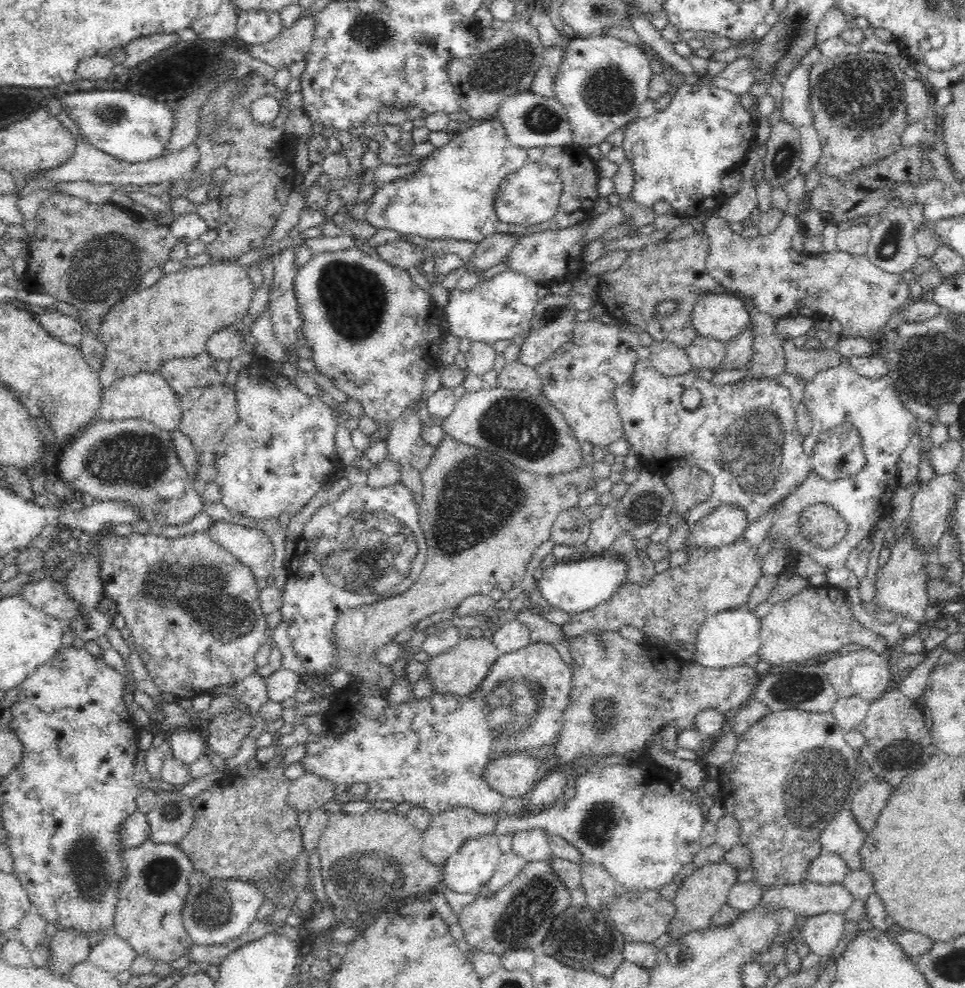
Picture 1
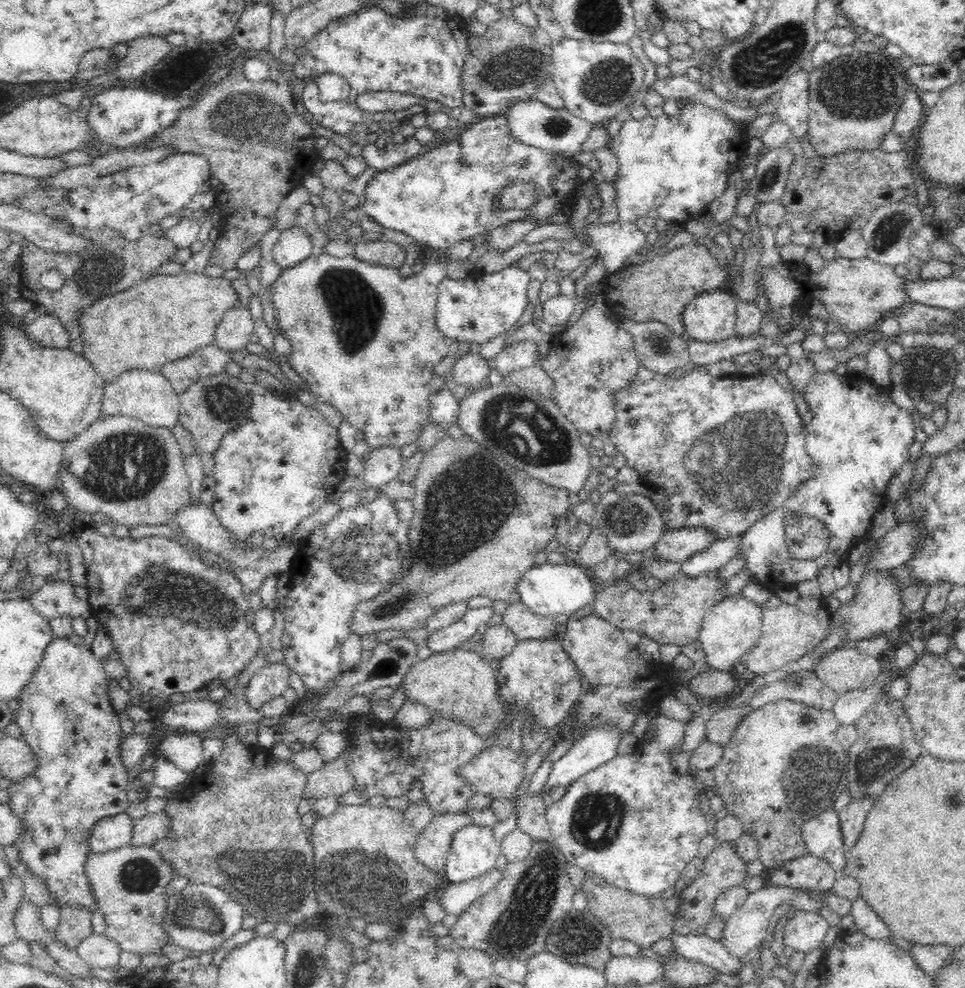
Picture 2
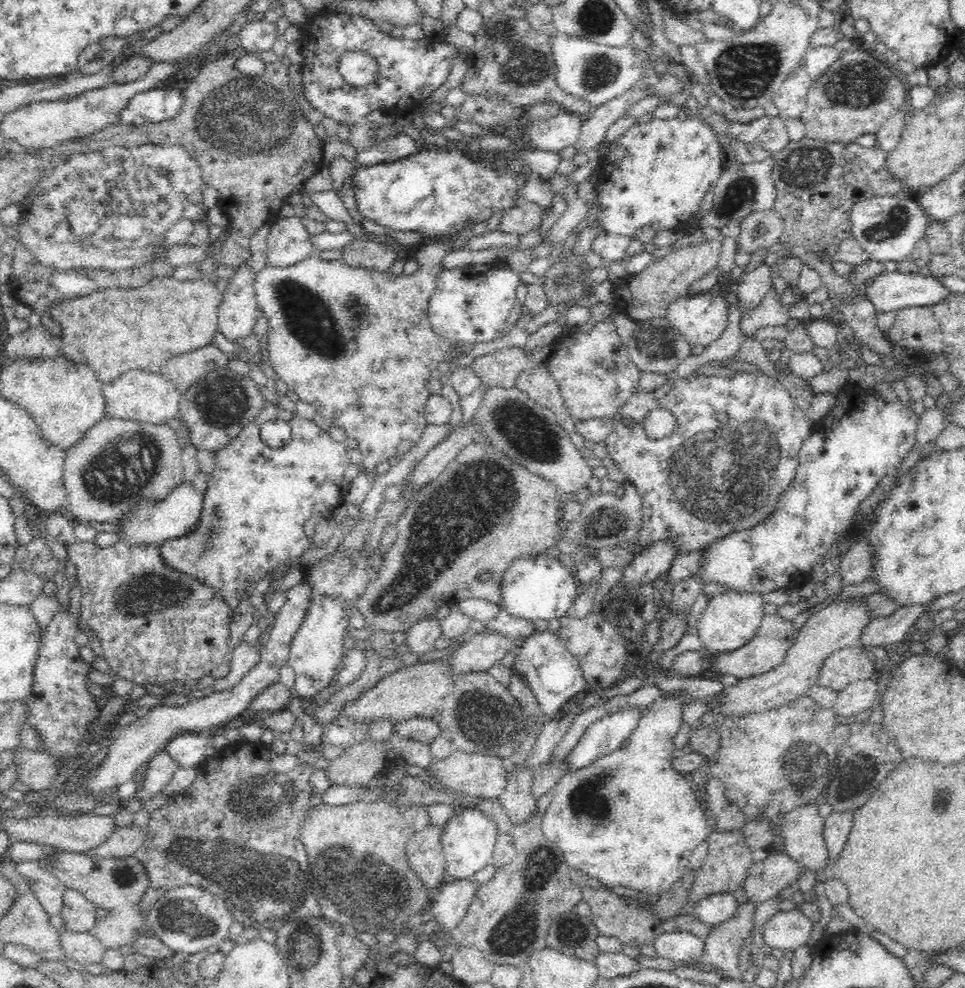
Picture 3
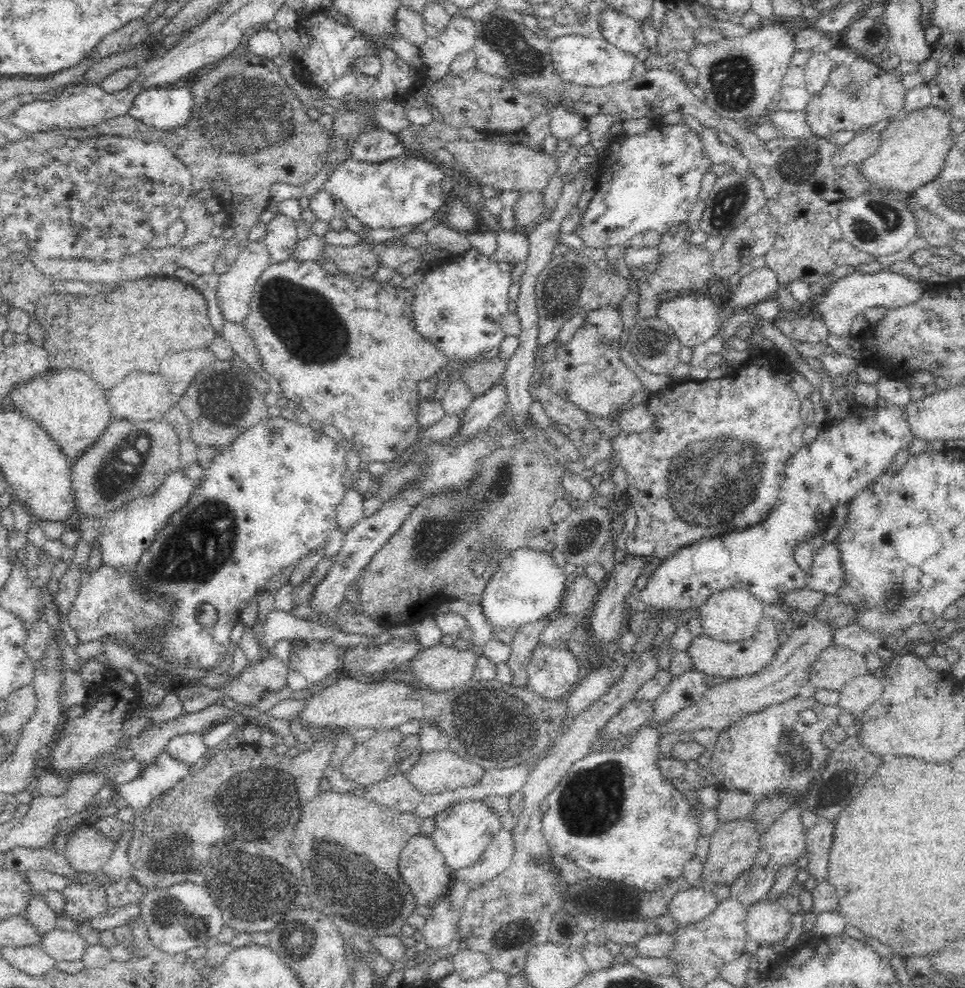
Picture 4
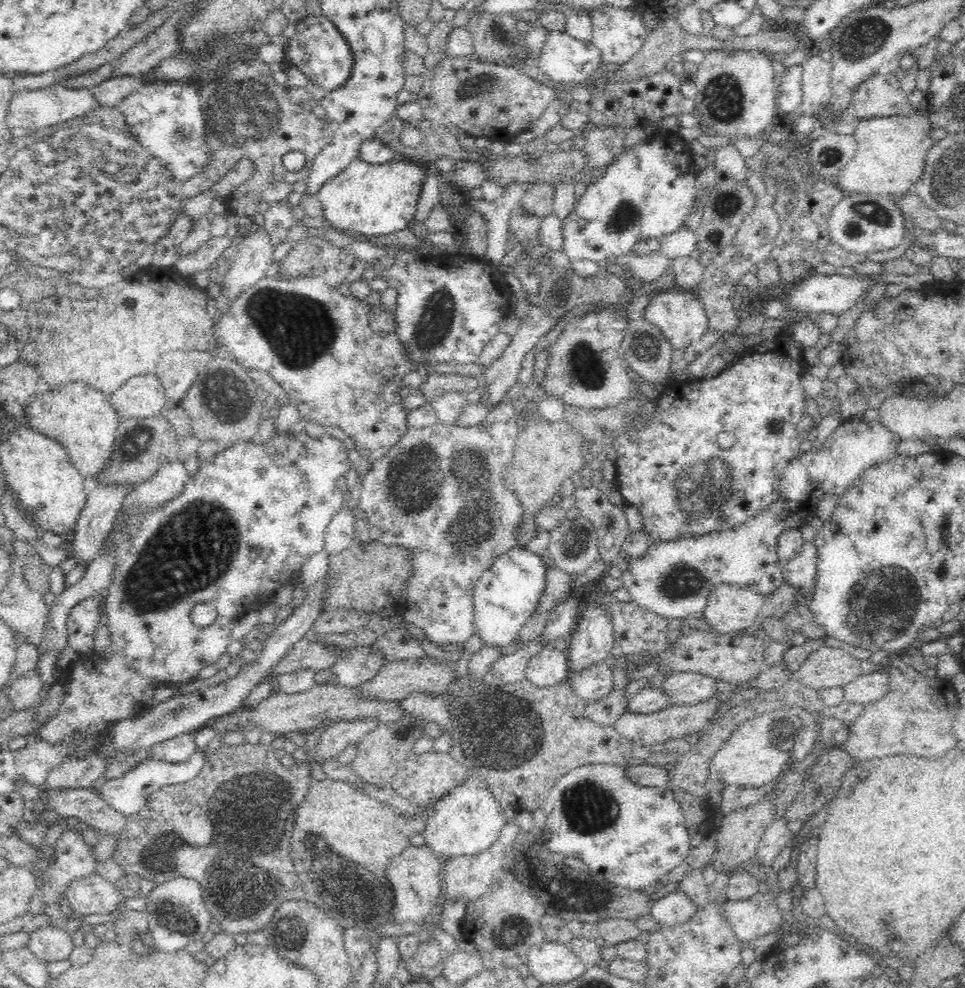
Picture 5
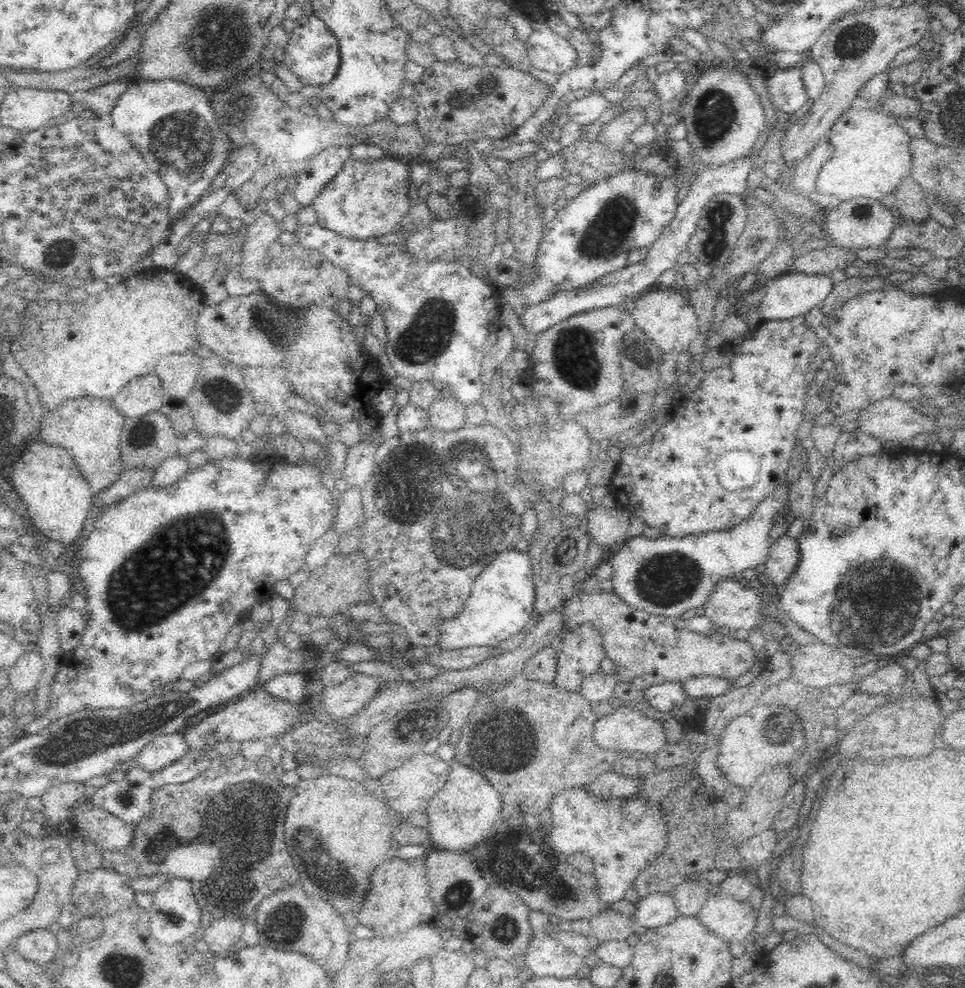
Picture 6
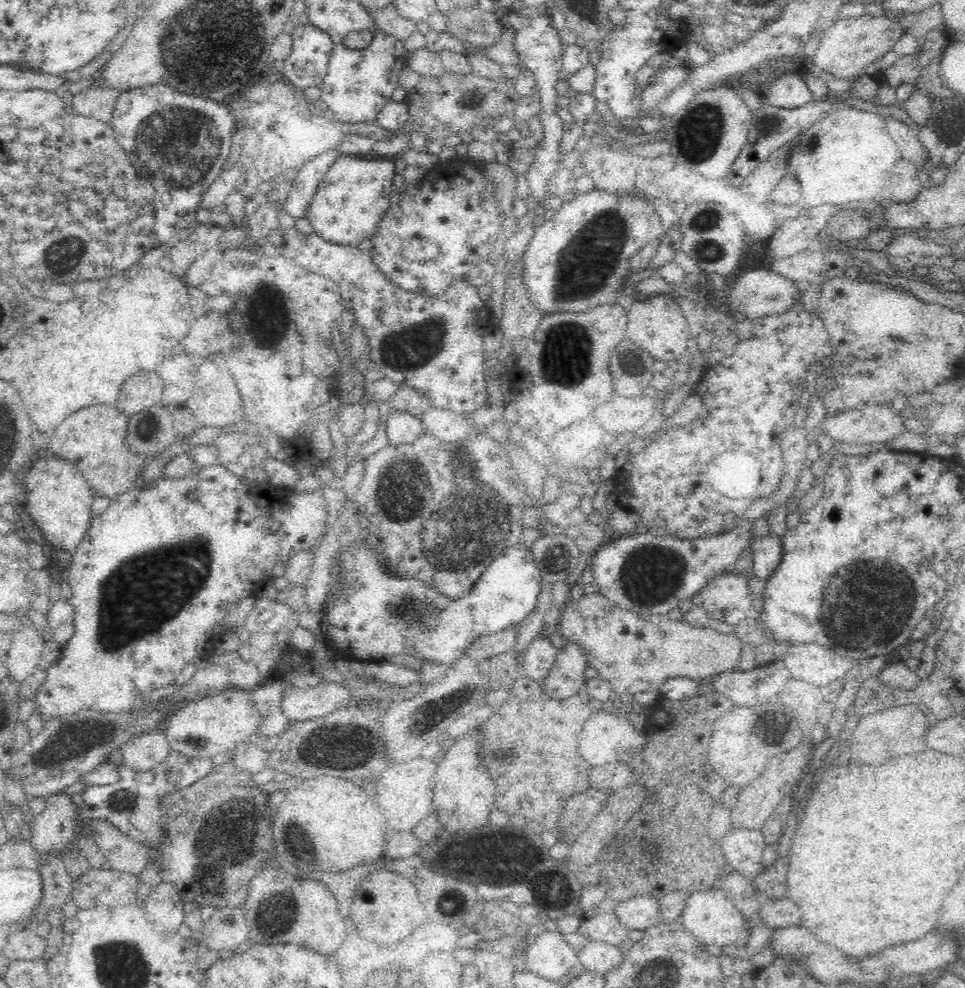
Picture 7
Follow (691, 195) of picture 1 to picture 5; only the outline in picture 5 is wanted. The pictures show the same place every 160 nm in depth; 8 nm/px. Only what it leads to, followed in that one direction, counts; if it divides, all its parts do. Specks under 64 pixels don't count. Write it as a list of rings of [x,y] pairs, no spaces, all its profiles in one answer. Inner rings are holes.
[[[658,130],[632,148],[624,148],[607,165],[603,176],[596,182],[589,183],[571,213],[563,220],[564,244],[561,251],[566,254],[568,261],[592,260],[603,265],[608,262],[608,258],[616,259],[632,253],[634,245],[640,240],[662,239],[680,230],[696,198],[694,180],[698,173],[692,164],[692,156],[688,143],[680,135],[666,130]]]

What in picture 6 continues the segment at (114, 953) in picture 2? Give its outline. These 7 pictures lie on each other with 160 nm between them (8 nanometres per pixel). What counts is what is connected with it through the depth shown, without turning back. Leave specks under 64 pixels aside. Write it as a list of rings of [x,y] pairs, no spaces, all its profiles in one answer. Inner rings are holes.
[[[54,928],[41,929],[30,932],[26,936],[20,936],[16,940],[16,952],[20,952],[26,960],[32,960],[40,964],[52,962],[54,954],[63,954],[58,952],[58,942],[56,936],[52,934]]]

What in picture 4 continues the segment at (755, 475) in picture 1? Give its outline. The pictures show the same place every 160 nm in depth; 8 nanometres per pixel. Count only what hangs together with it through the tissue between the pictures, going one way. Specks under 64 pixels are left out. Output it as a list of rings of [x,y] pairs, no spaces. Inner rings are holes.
[[[768,351],[760,354],[751,352],[751,357],[744,365],[731,368],[730,372],[721,378],[686,380],[685,382],[676,381],[665,389],[651,393],[646,405],[648,405],[648,410],[654,414],[652,428],[640,433],[626,434],[620,432],[613,439],[613,465],[619,464],[626,472],[628,483],[626,492],[630,493],[630,497],[632,497],[633,508],[637,516],[637,524],[626,540],[626,548],[630,556],[642,558],[653,556],[666,560],[666,558],[670,558],[674,554],[674,551],[683,546],[690,546],[700,539],[712,540],[722,534],[725,535],[732,531],[741,531],[753,527],[764,520],[767,514],[770,514],[770,511],[778,503],[782,482],[784,482],[783,478],[786,474],[786,466],[790,458],[793,458],[794,454],[802,446],[806,445],[803,440],[805,425],[800,417],[802,400],[798,397],[796,391],[778,377],[784,370],[791,371],[791,368],[785,368],[784,363],[776,355],[770,355]]]

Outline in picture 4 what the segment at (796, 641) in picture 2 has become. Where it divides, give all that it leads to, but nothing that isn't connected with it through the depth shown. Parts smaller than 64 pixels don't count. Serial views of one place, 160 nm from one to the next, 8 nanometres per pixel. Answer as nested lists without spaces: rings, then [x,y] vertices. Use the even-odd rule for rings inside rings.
[[[763,616],[759,628],[750,637],[738,642],[716,640],[704,633],[695,636],[690,646],[685,650],[692,659],[693,668],[710,676],[724,676],[727,679],[756,674],[768,666],[781,647],[778,640],[779,630],[774,625],[774,619]]]

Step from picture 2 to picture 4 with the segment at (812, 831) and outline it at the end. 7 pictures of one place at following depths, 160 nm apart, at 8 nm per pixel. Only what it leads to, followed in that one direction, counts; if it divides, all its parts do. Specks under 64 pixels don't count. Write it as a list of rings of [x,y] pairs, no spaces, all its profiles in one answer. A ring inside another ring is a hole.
[[[799,805],[788,808],[761,836],[761,848],[770,854],[773,865],[792,865],[806,854],[807,830],[802,826]]]

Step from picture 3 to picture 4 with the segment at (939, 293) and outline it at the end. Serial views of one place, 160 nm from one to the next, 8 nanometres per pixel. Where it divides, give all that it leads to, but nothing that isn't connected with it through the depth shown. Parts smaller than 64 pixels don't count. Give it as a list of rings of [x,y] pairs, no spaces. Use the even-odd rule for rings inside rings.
[[[883,269],[873,274],[850,271],[848,275],[833,282],[816,302],[820,318],[836,336],[849,336],[853,318],[866,310],[886,306],[889,309],[914,304],[926,291],[926,284],[918,284],[901,274]]]

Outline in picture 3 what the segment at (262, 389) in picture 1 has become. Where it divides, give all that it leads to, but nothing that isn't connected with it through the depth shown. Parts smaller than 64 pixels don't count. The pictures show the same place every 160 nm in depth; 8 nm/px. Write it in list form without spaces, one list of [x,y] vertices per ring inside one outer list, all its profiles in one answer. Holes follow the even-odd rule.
[[[266,402],[266,406],[260,411],[258,418],[256,418],[254,422],[250,422],[250,425],[246,426],[233,442],[230,442],[226,447],[215,452],[215,462],[216,465],[214,466],[214,471],[208,475],[208,488],[204,496],[204,506],[202,506],[201,515],[199,516],[199,523],[195,526],[193,531],[161,542],[159,544],[159,551],[162,561],[164,561],[170,569],[191,576],[191,578],[195,578],[204,586],[215,588],[217,594],[223,598],[223,601],[228,605],[228,608],[232,610],[233,616],[238,611],[240,596],[244,594],[244,588],[246,588],[246,584],[248,584],[250,580],[253,580],[253,582],[256,583],[260,582],[260,580],[264,580],[264,577],[266,577],[271,571],[274,571],[279,565],[288,563],[292,559],[295,560],[302,556],[303,552],[306,552],[311,547],[311,540],[308,539],[306,532],[304,532],[304,524],[306,524],[306,520],[310,520],[314,514],[323,514],[324,517],[327,517],[332,515],[332,511],[335,507],[341,507],[344,505],[345,497],[349,492],[349,483],[345,480],[344,476],[346,468],[348,468],[351,463],[348,459],[348,448],[345,446],[344,442],[342,443],[333,440],[328,432],[319,427],[314,420],[305,420],[304,418],[301,418],[300,415],[297,415],[296,411],[286,411],[285,409],[280,408],[280,405],[279,407],[276,407],[276,405],[272,405],[272,403],[269,402]],[[276,419],[288,422],[288,425],[291,427],[292,438],[283,448],[268,447],[268,444],[262,441],[262,436],[260,435],[262,424],[266,424],[266,422]]]

